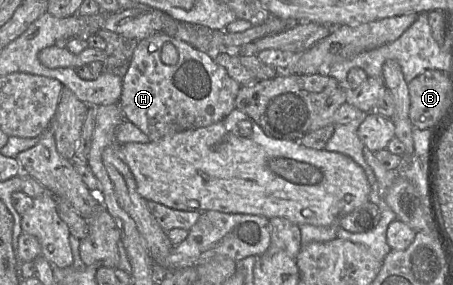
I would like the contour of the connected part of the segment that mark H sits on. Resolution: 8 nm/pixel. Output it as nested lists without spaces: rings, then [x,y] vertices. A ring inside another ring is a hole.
[[[155,33],[138,42],[129,68],[123,76],[119,105],[125,119],[137,126],[151,141],[156,141],[170,134],[204,128],[220,122],[235,109],[235,99],[240,88],[241,85],[209,54],[175,37]],[[165,43],[171,43],[177,49],[178,61],[175,64],[167,65],[162,62],[161,50]]]

